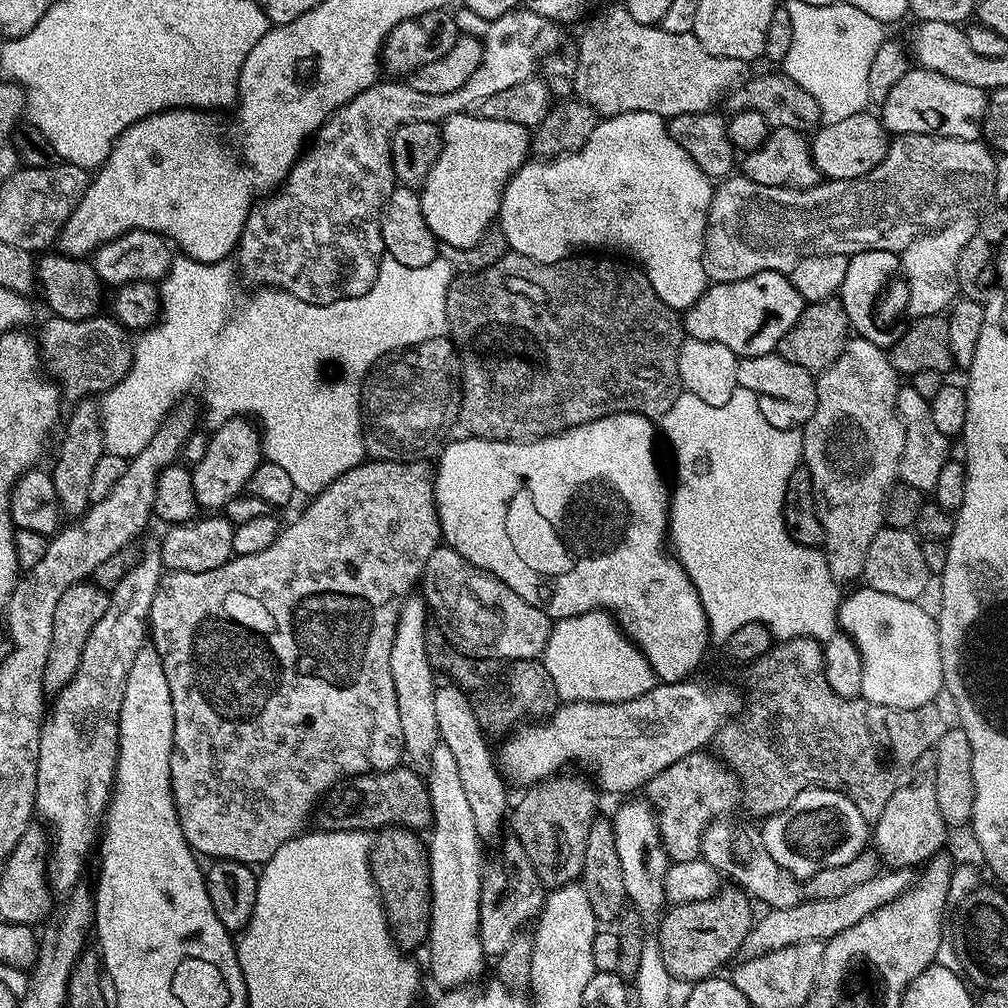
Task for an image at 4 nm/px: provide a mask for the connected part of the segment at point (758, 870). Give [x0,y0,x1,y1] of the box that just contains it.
[700,818,802,909]

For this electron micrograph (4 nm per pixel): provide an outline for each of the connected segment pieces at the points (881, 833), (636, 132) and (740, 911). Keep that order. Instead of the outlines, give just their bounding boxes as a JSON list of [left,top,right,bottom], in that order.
[[870,751,949,869],[498,110,713,310],[658,890,754,982]]

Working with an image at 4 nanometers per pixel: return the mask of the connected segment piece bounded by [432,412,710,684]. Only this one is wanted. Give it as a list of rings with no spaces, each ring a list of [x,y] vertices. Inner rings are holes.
[[[619,412],[613,416],[606,418],[598,418],[594,422],[586,422],[582,426],[574,426],[567,428],[565,432],[556,432],[552,436],[543,436],[540,440],[530,440],[527,442],[517,442],[515,440],[483,440],[477,436],[465,435],[464,440],[449,439],[443,445],[442,451],[439,453],[438,459],[434,464],[434,479],[432,488],[436,492],[436,513],[440,519],[440,535],[443,543],[447,547],[453,548],[458,554],[462,554],[462,558],[466,558],[466,562],[470,562],[474,566],[478,566],[482,570],[486,570],[490,574],[494,574],[502,582],[506,582],[506,586],[510,586],[510,590],[514,590],[514,594],[518,594],[522,598],[526,598],[526,602],[530,602],[530,606],[538,606],[541,608],[549,618],[553,621],[565,620],[571,616],[578,614],[586,614],[587,612],[598,612],[607,610],[609,613],[615,615],[619,625],[624,629],[628,639],[639,646],[644,657],[650,662],[650,666],[654,670],[657,681],[673,684],[679,680],[687,680],[693,674],[692,671],[699,666],[704,660],[704,647],[710,644],[710,633],[708,630],[708,619],[704,613],[704,607],[700,601],[698,590],[692,584],[692,580],[686,574],[686,570],[680,565],[680,561],[676,559],[675,555],[670,551],[670,544],[666,537],[669,535],[668,530],[668,509],[670,507],[670,484],[669,481],[664,481],[664,476],[660,473],[660,468],[656,465],[656,436],[658,440],[658,428],[649,417],[639,416],[633,412]]]

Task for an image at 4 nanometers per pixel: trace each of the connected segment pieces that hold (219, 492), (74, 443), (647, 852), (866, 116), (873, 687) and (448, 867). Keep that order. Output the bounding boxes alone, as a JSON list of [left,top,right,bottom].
[[191,418,262,510],[50,399,106,518],[610,798,670,918],[811,110,890,180],[838,586,944,708],[426,746,486,990]]

